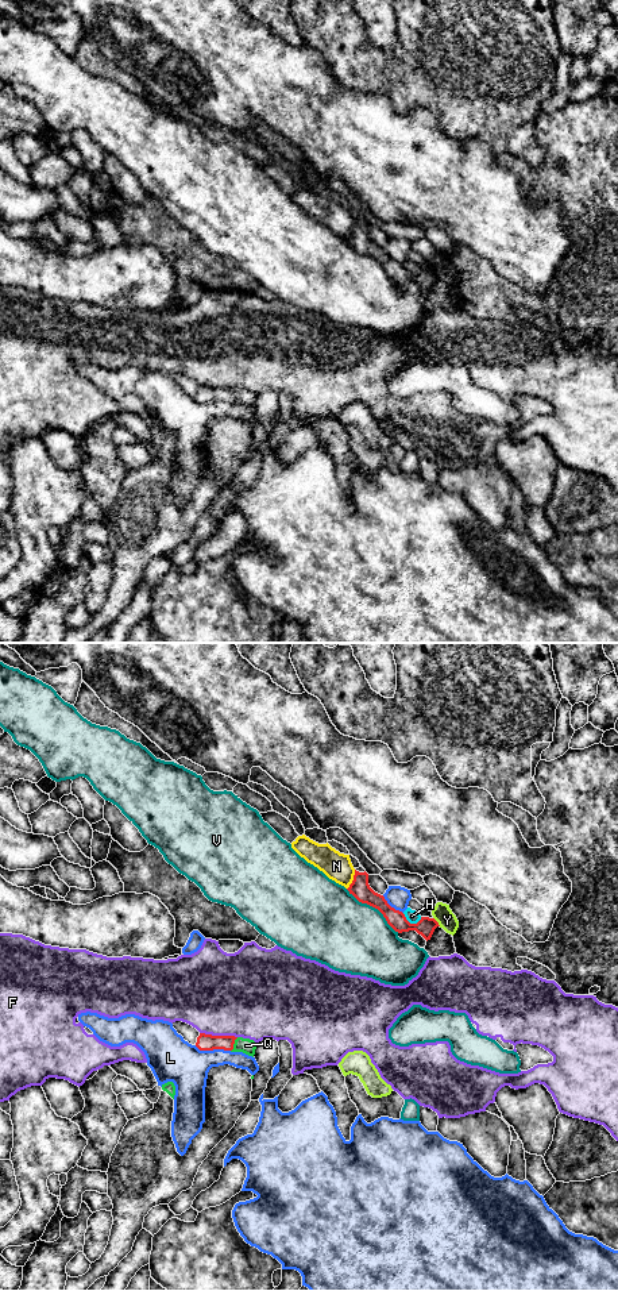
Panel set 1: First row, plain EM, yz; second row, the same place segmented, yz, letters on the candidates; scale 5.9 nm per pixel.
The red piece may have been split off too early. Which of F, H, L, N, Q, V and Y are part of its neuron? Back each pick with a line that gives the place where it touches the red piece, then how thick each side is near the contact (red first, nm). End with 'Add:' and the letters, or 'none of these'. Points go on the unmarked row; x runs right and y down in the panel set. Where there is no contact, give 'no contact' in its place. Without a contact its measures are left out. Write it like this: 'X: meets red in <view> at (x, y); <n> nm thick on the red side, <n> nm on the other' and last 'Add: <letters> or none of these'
Q: meets red in yz at (234, 394); 100 nm thick on the red side, 90 nm on the other
Add: Q

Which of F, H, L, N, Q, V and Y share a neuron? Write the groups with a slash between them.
F / H / L / N / Q / V / Y

